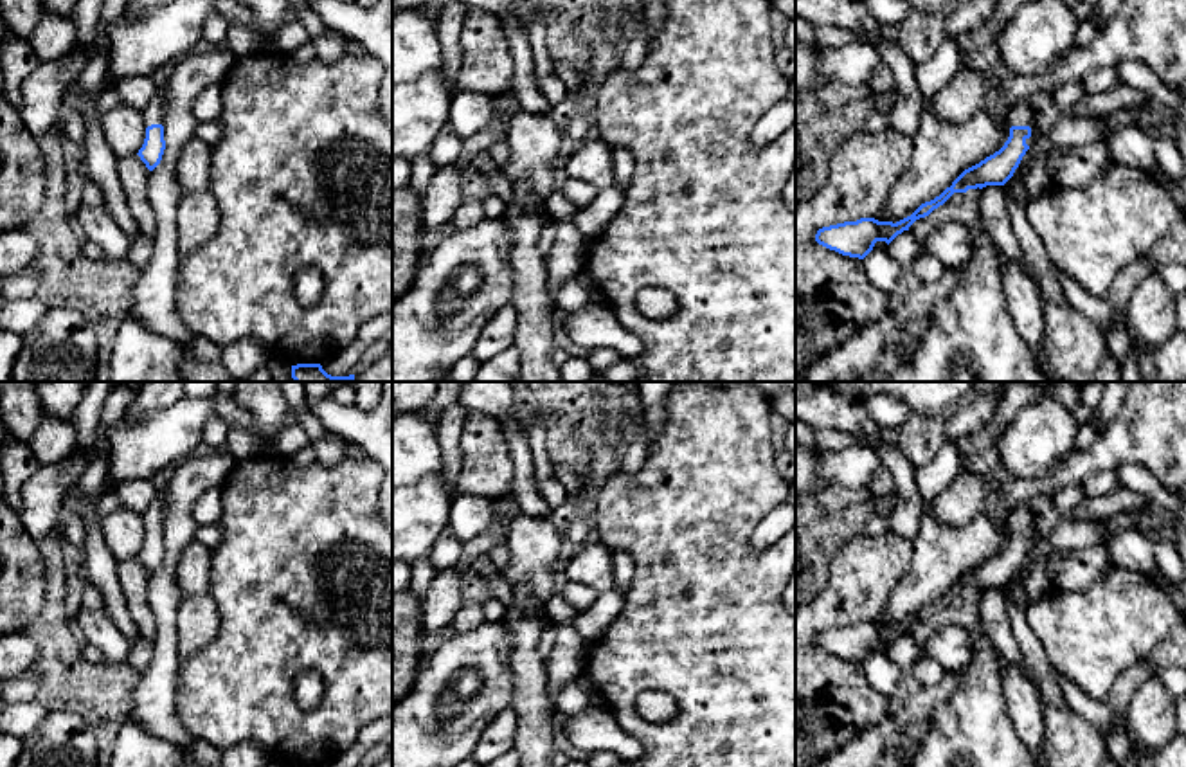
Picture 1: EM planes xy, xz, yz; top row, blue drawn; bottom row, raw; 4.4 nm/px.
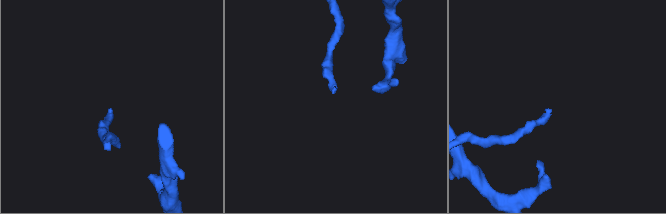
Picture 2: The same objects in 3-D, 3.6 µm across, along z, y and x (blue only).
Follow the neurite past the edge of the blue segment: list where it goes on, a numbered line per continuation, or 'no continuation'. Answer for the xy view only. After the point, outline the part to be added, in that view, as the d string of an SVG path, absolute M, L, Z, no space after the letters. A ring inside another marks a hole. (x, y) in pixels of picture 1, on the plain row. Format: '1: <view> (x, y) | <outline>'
1: xy (153, 517) | M160 492L157 497L151 501L148 510L142 515L144 529L151 528L162 528L164 529L164 517L166 517L166 493Z

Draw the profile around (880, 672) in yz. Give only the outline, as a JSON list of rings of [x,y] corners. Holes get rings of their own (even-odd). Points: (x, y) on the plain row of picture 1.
[[[885,650],[873,652],[864,663],[862,670],[867,682],[882,695],[891,695],[900,682],[902,672],[889,659]]]

